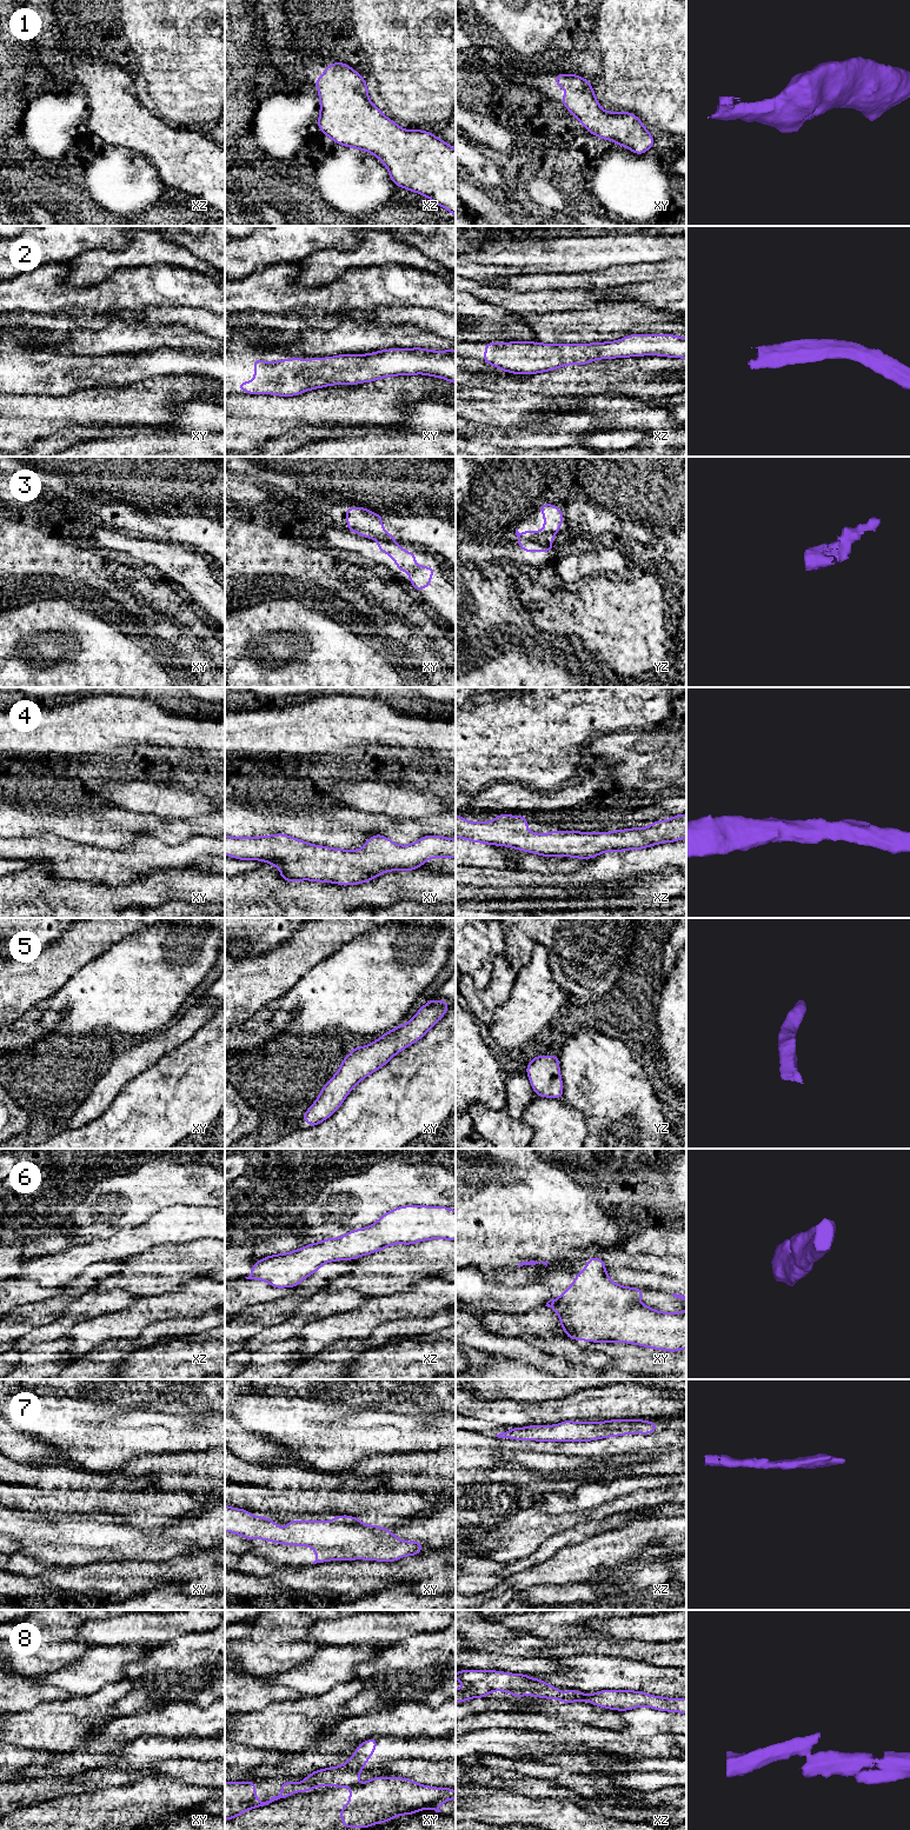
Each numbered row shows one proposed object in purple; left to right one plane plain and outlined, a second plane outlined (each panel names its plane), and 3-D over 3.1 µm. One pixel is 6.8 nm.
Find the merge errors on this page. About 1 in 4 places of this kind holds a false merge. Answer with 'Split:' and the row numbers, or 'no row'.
Split: 3, 8

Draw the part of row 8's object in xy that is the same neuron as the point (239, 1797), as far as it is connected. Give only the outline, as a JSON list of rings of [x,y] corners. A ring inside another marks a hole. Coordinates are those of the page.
[[[376,1738],[359,1743],[356,1752],[346,1764],[331,1766],[311,1772],[301,1783],[281,1782],[281,1794],[261,1802],[255,1796],[255,1783],[225,1782],[225,1821],[240,1816],[244,1811],[268,1805],[280,1798],[286,1798],[294,1792],[307,1792],[317,1786],[343,1788],[357,1785],[358,1776],[361,1774],[367,1761],[373,1755],[378,1741]]]

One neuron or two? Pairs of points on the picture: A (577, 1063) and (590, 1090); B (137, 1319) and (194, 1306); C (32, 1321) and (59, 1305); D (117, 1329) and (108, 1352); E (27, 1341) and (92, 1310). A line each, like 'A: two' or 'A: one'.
A: one
B: one
C: one
D: two
E: one

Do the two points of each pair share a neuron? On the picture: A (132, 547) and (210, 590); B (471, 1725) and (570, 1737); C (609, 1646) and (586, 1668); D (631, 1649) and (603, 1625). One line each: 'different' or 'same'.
A: same
B: same
C: different
D: different

